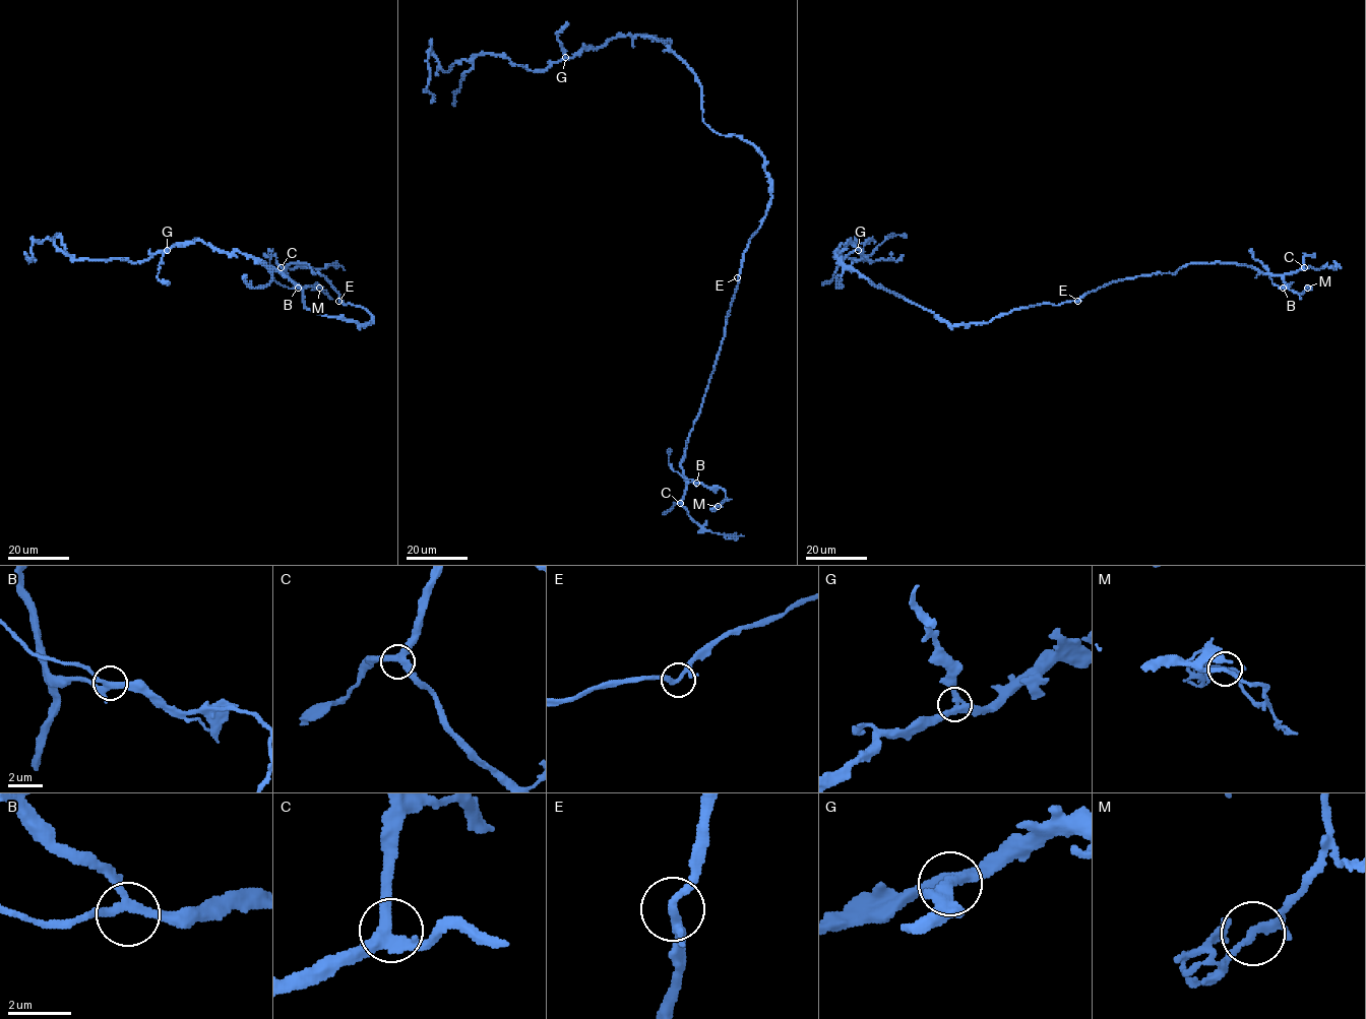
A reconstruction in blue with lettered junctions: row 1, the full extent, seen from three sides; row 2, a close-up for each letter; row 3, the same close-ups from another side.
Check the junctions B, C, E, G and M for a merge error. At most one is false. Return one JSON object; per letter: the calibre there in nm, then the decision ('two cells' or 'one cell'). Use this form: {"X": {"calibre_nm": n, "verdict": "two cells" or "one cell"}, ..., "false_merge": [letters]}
{"B": {"calibre_nm": 240, "verdict": "one cell"}, "C": {"calibre_nm": 340, "verdict": "one cell"}, "E": {"calibre_nm": 220, "verdict": "one cell"}, "G": {"calibre_nm": 320, "verdict": "one cell"}, "M": {"calibre_nm": 190, "verdict": "one cell"}, "false_merge": []}

